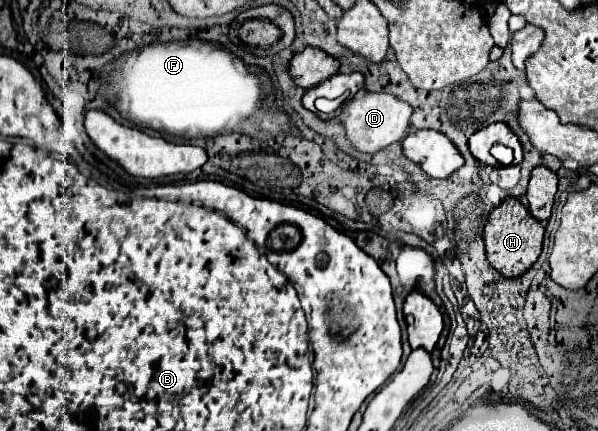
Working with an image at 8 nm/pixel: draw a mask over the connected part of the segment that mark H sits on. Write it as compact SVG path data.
M506 198L498 208L492 210L484 226L484 242L488 262L506 278L522 276L540 256L544 226L534 220L528 208L518 198Z

